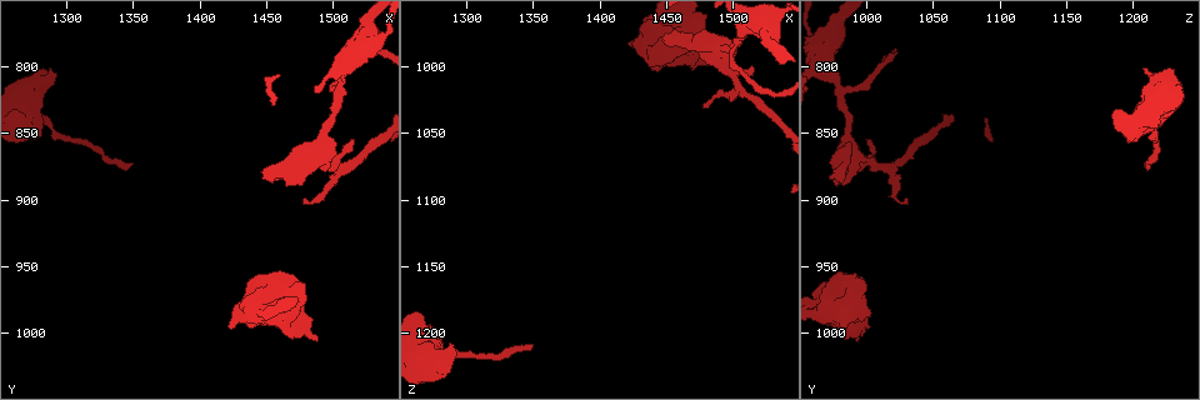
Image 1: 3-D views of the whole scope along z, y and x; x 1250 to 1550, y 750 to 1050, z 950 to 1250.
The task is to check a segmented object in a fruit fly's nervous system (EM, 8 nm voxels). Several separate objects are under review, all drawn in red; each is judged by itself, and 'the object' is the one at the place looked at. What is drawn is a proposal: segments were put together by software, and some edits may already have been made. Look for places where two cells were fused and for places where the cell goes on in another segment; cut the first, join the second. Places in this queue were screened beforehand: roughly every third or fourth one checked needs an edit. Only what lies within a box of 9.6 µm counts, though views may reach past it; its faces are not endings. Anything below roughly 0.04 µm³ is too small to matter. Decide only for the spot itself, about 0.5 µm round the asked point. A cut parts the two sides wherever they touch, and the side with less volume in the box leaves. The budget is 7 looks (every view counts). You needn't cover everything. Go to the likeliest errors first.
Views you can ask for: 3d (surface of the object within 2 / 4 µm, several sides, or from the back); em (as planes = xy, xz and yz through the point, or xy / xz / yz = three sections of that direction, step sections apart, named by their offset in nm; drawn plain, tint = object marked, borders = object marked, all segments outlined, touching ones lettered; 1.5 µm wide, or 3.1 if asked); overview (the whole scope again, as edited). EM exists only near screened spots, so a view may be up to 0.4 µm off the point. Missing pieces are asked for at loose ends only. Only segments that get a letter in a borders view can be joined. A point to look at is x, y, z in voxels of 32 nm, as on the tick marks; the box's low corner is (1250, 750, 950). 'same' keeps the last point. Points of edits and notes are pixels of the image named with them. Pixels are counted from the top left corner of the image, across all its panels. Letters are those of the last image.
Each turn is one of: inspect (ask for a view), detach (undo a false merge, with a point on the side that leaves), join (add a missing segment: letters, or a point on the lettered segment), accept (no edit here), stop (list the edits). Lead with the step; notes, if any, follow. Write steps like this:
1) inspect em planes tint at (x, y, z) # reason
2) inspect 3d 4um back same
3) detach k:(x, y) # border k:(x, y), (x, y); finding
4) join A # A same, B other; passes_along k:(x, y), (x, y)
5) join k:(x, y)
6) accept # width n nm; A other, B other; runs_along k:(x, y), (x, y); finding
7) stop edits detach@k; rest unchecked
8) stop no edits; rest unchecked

inspect em planes borders at (1450, 878, 974) # branch stops here

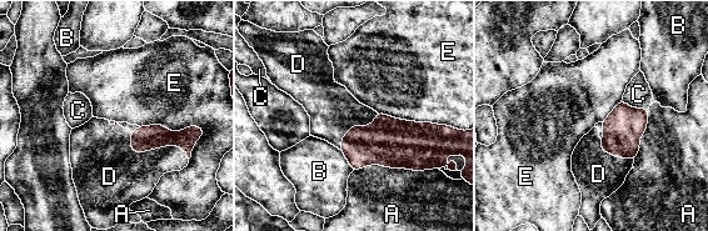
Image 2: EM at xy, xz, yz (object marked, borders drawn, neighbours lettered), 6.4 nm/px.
join 2:(126, 176) # A other, B other, C other, D same, E other; the cell continues

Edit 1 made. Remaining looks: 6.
inspect overview

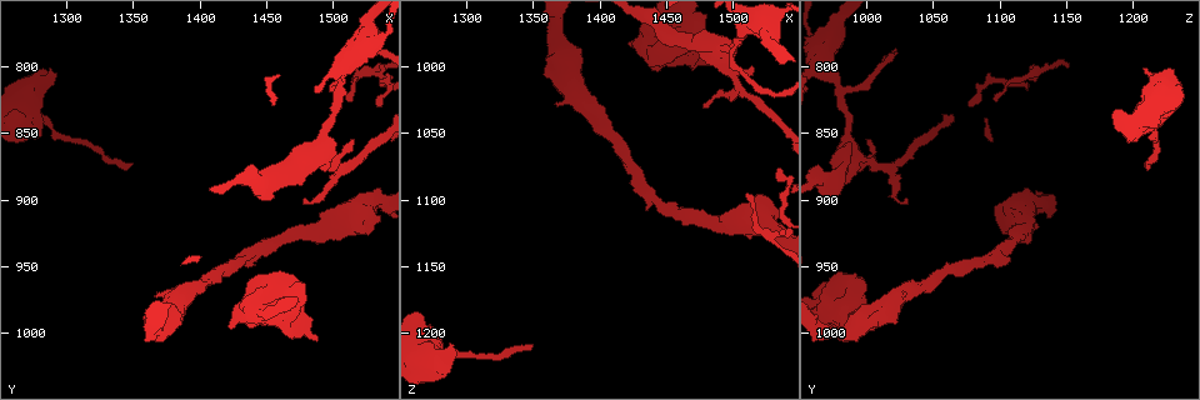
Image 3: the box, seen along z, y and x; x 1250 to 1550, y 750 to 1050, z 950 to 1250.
inspect em planes borders at (1486, 1004, 992) # branch stops here

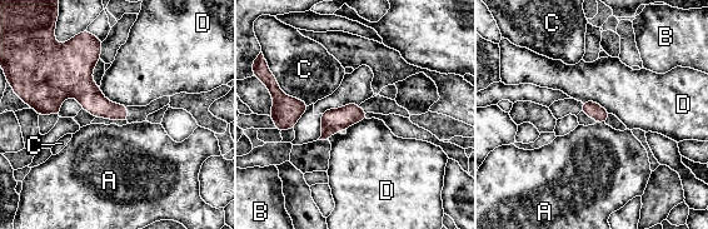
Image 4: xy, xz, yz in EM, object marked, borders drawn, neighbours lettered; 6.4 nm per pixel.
accept # A other, B other, C other, D other; border 4:(597, 122), (604, 123); none of them fits

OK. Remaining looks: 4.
inspect em yz step 4 borders at (1424, 996, 980) # thick end

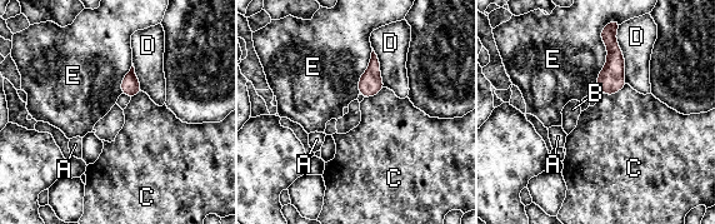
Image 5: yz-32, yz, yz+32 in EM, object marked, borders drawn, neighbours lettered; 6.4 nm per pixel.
accept # longest_contact E 440 nm; A other, B other, C other, D other, E other; none of them fits

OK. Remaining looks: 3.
stop edits join@2; rest unchecked

